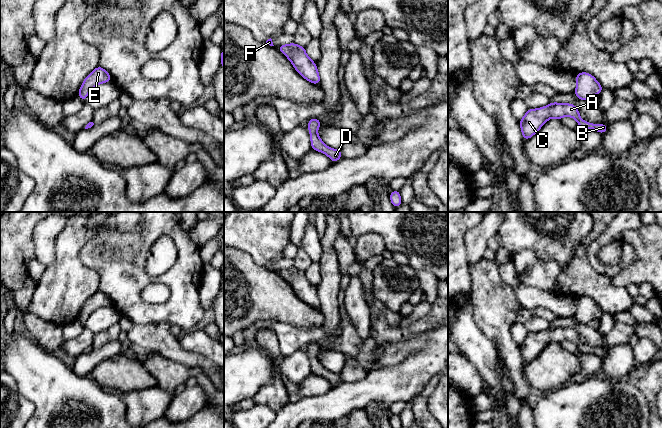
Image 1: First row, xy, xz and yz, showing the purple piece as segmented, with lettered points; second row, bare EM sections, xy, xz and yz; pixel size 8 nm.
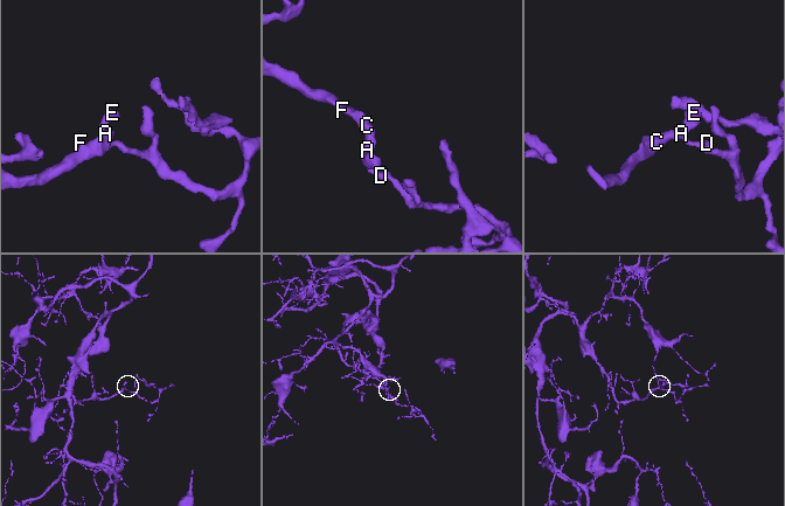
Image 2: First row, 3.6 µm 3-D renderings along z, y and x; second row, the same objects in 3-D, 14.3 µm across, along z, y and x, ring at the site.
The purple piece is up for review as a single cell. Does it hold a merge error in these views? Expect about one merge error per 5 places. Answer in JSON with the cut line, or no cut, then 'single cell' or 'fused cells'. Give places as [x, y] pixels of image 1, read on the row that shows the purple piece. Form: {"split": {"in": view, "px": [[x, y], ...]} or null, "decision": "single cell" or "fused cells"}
{"split": null, "decision": "single cell"}

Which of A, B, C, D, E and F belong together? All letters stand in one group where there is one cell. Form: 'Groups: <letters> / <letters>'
Groups: A B C D E F

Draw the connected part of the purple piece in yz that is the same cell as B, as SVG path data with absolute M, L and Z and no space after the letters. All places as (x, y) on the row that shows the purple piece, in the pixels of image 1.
M552 102L541 108L528 109L524 117L519 121L523 138L525 140L531 138L550 118L561 120L565 116L574 118L581 129L594 129L602 134L608 128L605 124L591 124L583 121L577 107L573 104Z

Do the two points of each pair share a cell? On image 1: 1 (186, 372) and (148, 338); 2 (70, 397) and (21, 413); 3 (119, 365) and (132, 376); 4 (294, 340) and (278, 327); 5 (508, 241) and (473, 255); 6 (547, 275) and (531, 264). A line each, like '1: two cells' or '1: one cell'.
1: two cells
2: two cells
3: one cell
4: one cell
5: two cells
6: one cell

